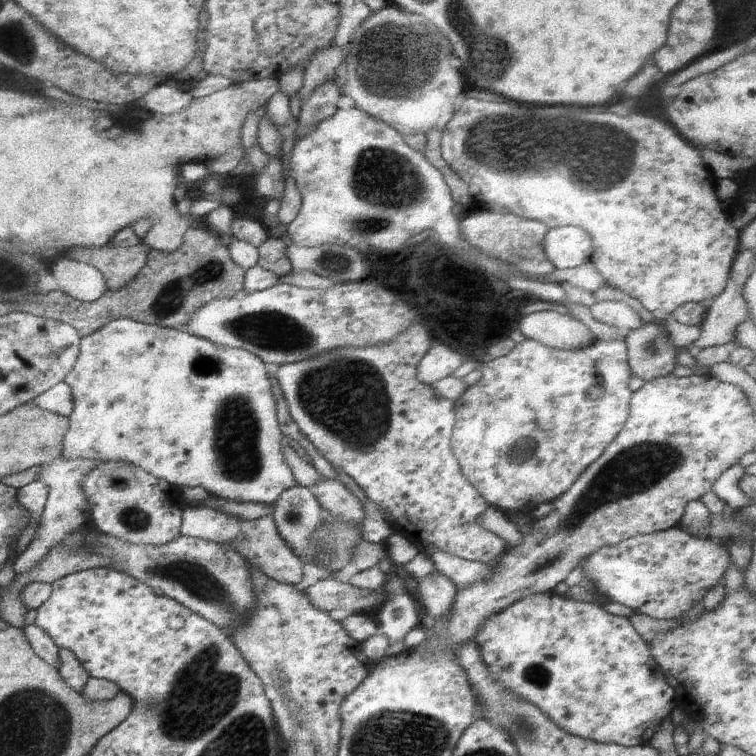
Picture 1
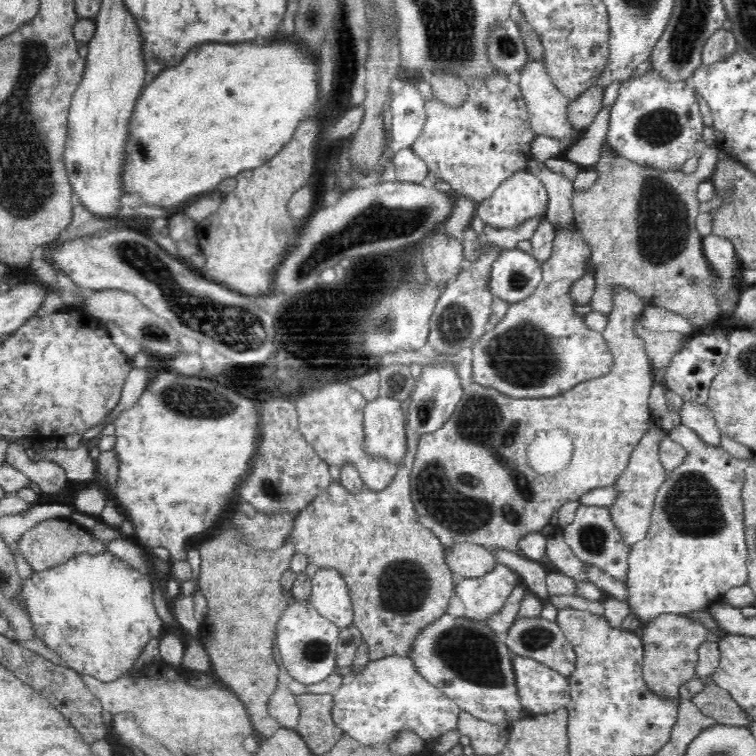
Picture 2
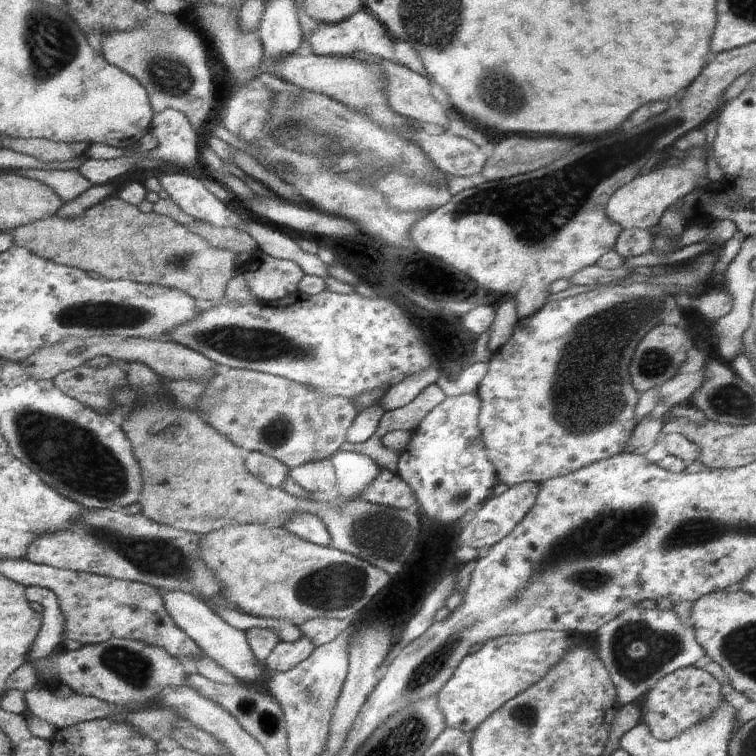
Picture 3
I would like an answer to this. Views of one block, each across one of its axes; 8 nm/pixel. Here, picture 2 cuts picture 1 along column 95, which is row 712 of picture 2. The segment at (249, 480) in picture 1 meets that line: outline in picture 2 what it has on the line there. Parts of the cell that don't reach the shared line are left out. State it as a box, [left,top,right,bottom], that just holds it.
[332,656,461,745]

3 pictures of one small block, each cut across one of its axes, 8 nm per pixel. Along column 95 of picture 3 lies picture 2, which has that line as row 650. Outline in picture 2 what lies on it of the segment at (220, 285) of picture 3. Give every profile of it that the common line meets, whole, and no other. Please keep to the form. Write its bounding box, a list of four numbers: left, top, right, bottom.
[198,528,295,736]

